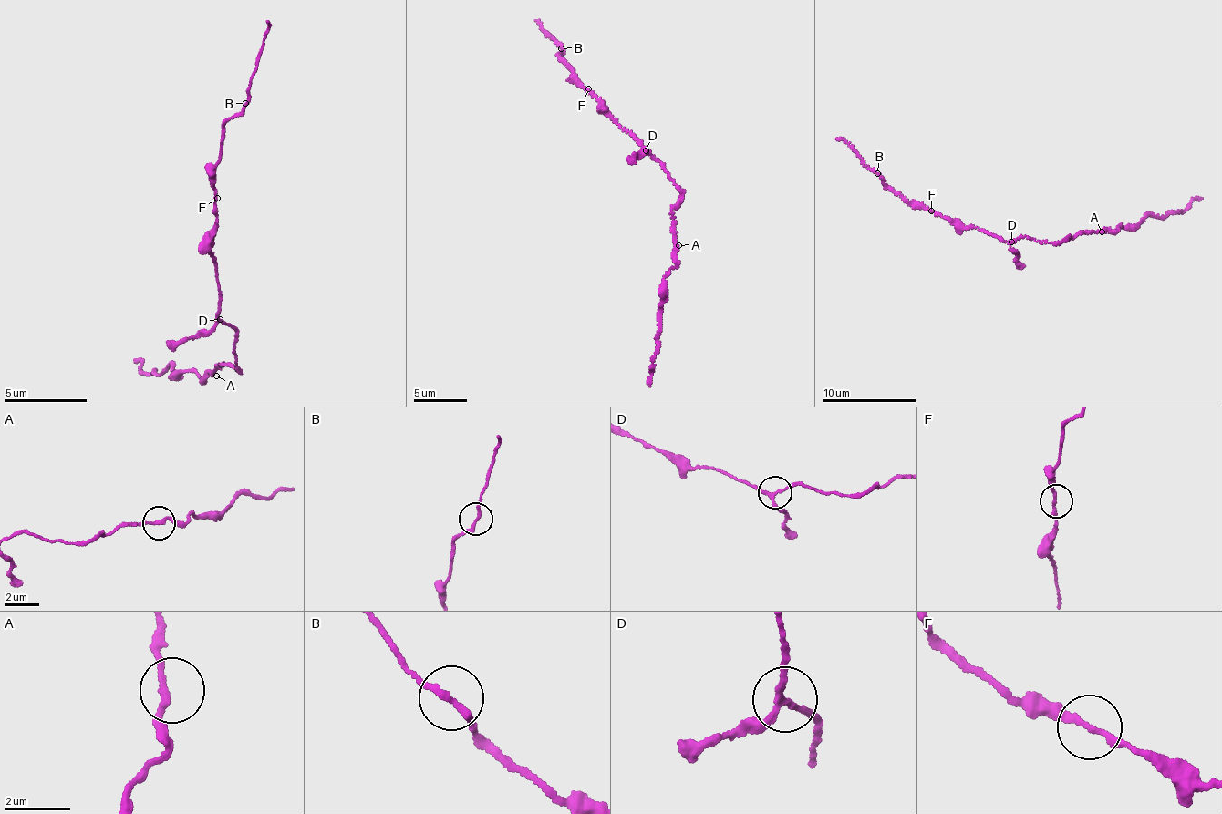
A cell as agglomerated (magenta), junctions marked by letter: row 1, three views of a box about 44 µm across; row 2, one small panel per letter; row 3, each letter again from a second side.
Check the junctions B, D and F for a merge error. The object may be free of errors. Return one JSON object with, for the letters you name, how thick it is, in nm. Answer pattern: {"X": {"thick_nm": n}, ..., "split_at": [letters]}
{"split_at": []}

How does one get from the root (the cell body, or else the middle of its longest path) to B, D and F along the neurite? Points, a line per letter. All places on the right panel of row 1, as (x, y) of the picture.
B: (1023, 238), (1002, 240), (905, 201), (885, 187), (878, 173)
D: (1023, 238), (1011, 241)
F: (1023, 238), (1002, 240), (931, 211)

